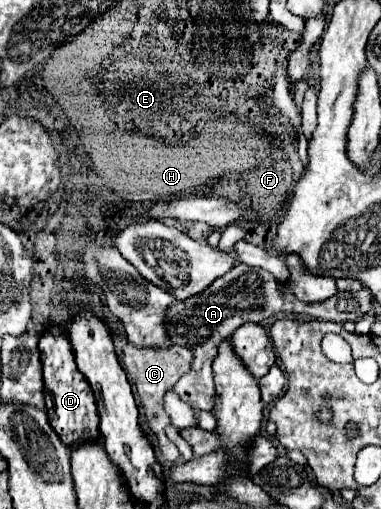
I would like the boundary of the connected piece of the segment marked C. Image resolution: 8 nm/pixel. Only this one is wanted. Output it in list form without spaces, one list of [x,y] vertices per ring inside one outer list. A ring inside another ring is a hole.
[[[126,345],[124,353],[122,353],[122,363],[126,367],[126,375],[134,383],[136,393],[140,395],[144,417],[150,425],[152,435],[156,437],[156,449],[166,461],[178,461],[180,453],[178,453],[178,447],[164,435],[164,427],[170,425],[170,417],[164,411],[164,395],[170,389],[174,389],[174,385],[178,383],[178,379],[182,375],[186,375],[190,371],[192,359],[194,359],[192,351],[188,347],[182,347],[182,345],[172,345],[170,349],[158,349],[158,351],[156,349],[136,347],[136,345]]]

